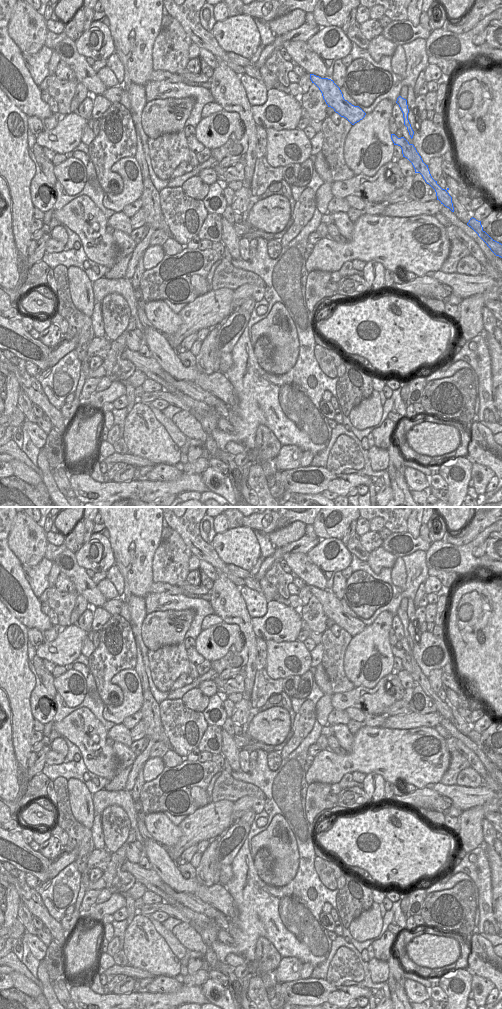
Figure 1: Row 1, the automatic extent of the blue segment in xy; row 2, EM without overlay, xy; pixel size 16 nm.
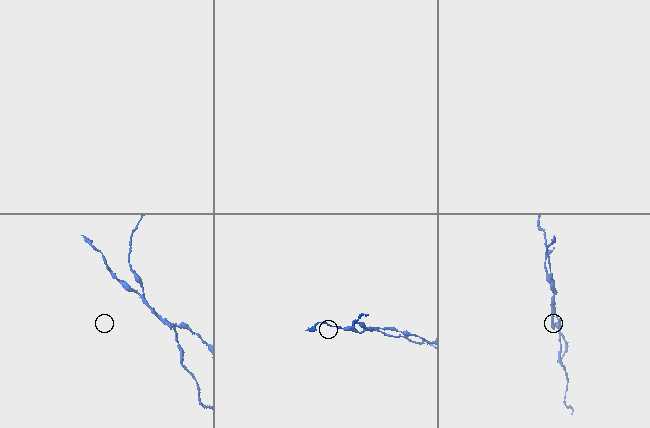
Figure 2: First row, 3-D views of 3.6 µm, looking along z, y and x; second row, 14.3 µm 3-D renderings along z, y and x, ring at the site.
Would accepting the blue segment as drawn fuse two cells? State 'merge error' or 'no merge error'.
merge error

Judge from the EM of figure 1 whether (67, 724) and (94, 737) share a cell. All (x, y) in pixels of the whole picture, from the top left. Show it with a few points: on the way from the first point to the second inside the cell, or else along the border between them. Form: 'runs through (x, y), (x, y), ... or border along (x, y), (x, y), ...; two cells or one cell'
runs through (74, 727), (87, 737); one cell

